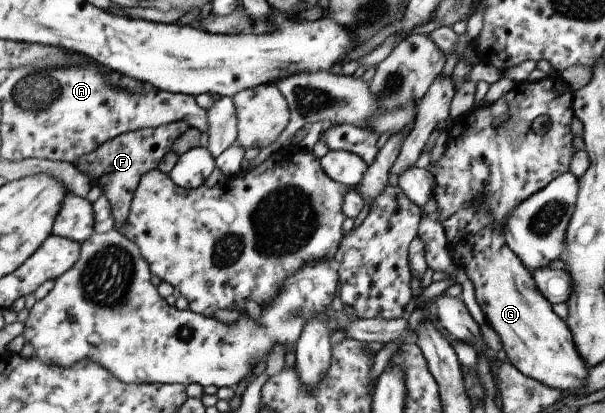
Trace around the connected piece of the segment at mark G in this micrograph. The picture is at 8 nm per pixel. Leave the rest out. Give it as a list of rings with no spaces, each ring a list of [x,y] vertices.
[[[550,76],[540,82],[515,82],[512,89],[496,102],[490,105],[482,103],[452,122],[446,130],[448,137],[442,156],[435,165],[428,165],[426,169],[433,174],[432,195],[438,208],[437,222],[444,230],[448,253],[461,272],[461,278],[470,280],[474,287],[476,304],[486,324],[500,337],[506,360],[523,376],[577,397],[589,368],[578,356],[568,326],[554,314],[552,306],[538,292],[529,271],[506,247],[502,228],[488,225],[488,221],[491,224],[504,222],[522,200],[545,188],[560,174],[567,173],[570,156],[577,152],[569,128],[574,117],[572,100],[573,94],[569,88]]]

